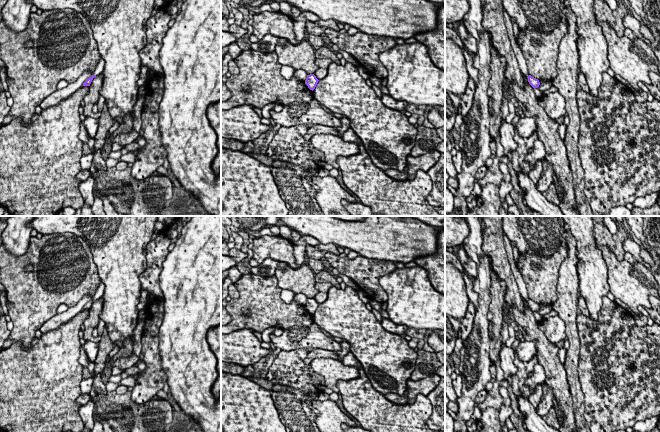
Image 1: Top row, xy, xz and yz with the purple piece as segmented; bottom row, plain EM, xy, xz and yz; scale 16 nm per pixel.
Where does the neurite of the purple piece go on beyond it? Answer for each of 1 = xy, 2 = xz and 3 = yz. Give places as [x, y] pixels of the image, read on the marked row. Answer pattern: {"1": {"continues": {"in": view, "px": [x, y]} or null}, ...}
{"1": {"continues": null}, "2": {"continues": null}, "3": {"continues": null}}

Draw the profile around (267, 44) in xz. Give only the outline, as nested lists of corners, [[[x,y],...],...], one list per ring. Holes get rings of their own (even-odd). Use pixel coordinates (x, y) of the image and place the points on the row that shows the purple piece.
[[[270,34],[265,35],[257,43],[252,43],[251,49],[262,52],[262,53],[272,53],[275,51],[275,46],[281,38],[272,36]]]

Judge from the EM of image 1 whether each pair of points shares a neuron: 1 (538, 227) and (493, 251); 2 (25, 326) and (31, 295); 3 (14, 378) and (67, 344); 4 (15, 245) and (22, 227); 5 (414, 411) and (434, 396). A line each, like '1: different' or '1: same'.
1: different
2: same
3: same
4: same
5: different

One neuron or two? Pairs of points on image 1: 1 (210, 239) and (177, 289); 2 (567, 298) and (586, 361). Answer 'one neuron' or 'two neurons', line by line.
1: one neuron
2: two neurons

